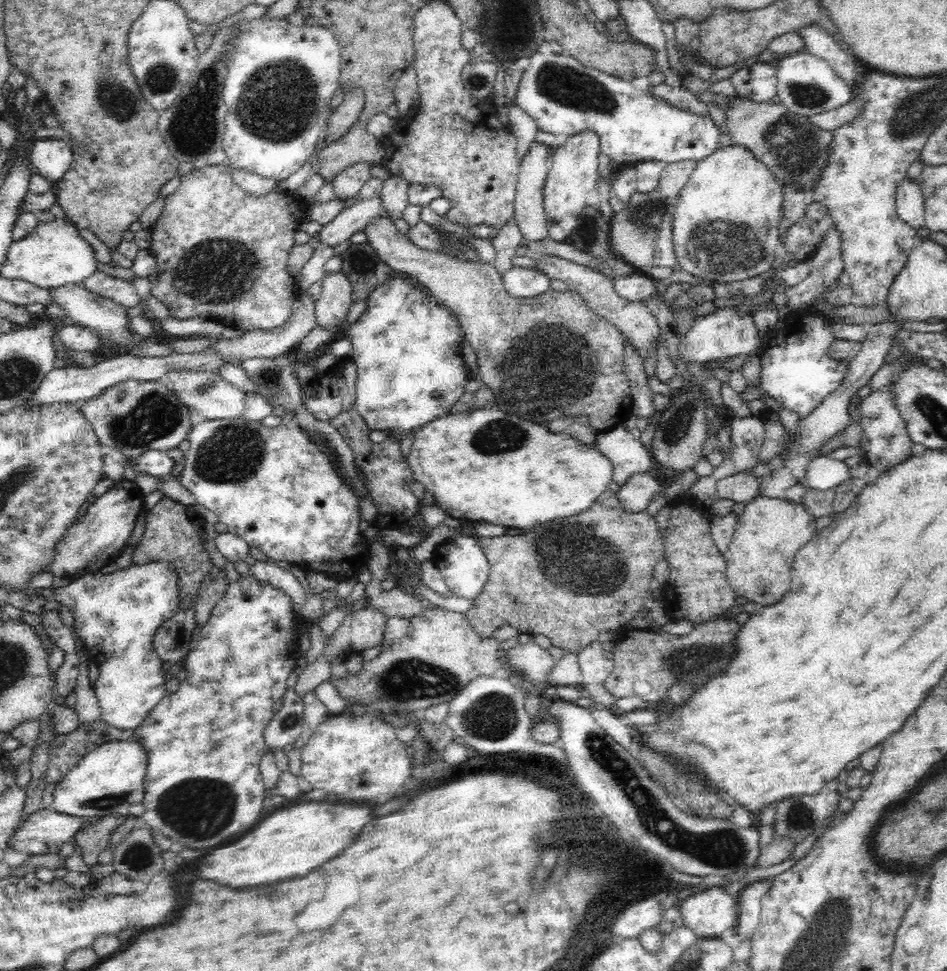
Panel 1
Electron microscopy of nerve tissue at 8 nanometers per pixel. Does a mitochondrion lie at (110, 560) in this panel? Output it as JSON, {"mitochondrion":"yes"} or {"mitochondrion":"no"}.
{"mitochondrion":"no"}

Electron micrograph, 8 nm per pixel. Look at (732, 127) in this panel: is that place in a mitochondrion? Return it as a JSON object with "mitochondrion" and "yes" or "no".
{"mitochondrion":"no"}

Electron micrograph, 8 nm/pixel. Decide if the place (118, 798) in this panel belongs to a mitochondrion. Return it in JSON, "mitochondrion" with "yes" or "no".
{"mitochondrion":"yes"}

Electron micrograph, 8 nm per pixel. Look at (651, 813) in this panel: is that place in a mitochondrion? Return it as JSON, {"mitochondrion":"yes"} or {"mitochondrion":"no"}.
{"mitochondrion":"yes"}

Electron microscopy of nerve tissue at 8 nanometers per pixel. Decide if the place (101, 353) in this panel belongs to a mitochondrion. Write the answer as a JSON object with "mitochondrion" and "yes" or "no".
{"mitochondrion":"no"}

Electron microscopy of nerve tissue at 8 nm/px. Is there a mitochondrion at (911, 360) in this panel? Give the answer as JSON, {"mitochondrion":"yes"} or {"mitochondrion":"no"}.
{"mitochondrion":"no"}

